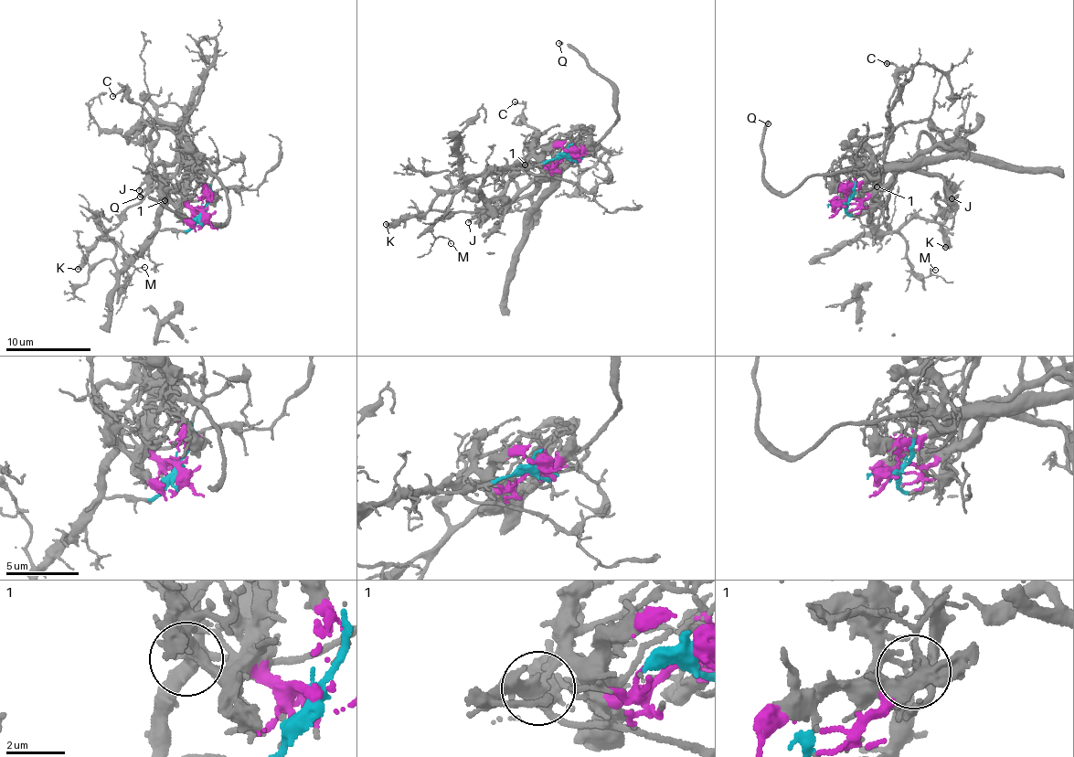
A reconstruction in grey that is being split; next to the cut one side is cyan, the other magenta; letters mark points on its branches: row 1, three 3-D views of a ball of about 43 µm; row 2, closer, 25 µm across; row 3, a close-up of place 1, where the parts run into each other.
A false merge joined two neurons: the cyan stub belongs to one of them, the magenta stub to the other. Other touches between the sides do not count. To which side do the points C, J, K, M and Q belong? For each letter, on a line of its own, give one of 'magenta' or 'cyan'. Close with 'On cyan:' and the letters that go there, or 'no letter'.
C: cyan
J: magenta
K: cyan
M: cyan
Q: magenta
On cyan: C, K, M

